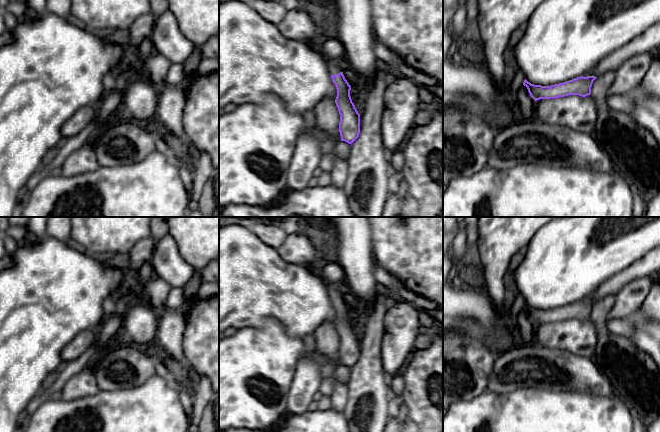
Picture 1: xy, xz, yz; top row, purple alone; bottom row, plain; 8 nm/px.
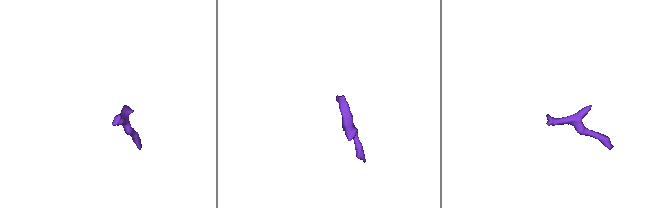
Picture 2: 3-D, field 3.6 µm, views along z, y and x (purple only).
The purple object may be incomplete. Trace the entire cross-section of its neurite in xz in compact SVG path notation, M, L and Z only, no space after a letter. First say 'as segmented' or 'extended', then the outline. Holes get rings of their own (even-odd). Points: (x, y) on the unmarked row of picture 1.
extended | M328 283L328 292L337 313L336 330L340 338L339 356L341 365L352 368L360 358L360 338L350 320L351 310L339 291L338 284Z

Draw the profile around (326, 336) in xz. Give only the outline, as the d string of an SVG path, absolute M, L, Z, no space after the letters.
M330 322L319 326L315 333L316 348L328 361L341 365L339 356L340 338L336 327Z

